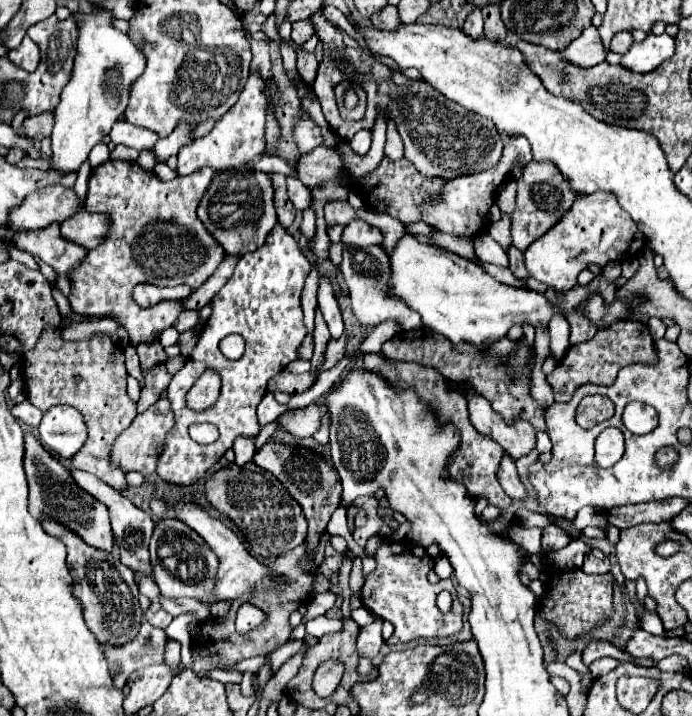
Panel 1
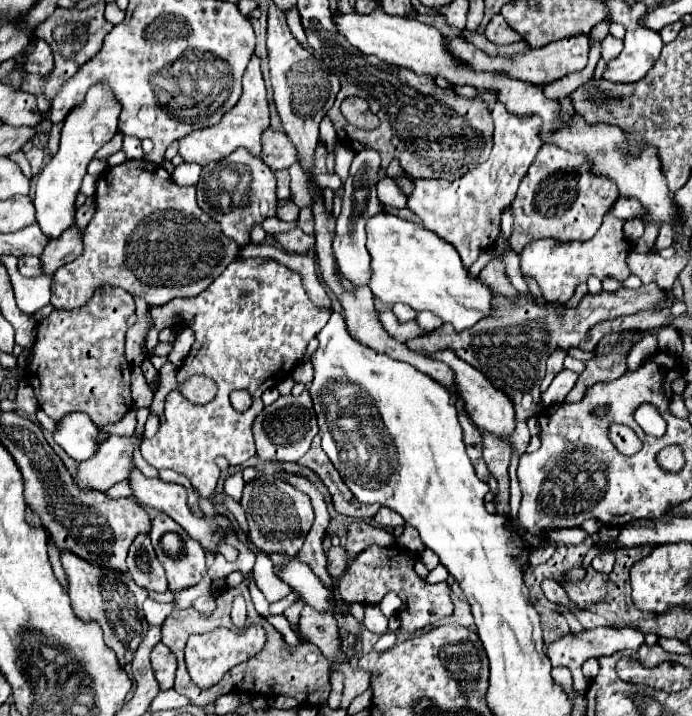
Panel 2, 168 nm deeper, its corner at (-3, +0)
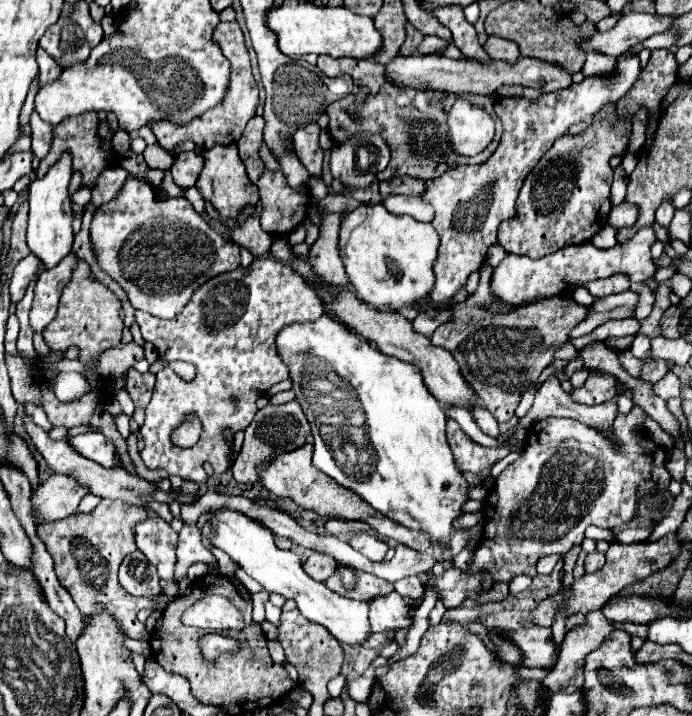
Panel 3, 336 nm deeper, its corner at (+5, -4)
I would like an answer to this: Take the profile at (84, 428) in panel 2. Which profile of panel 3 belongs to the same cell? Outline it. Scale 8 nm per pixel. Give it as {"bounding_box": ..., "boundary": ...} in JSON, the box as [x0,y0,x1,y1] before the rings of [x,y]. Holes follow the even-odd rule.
{"bounding_box":[69,432,115,468],"boundary":[[[85,432],[85,434],[71,436],[69,444],[71,448],[75,448],[75,452],[79,452],[87,460],[93,460],[105,468],[115,466],[113,444],[101,432]]]}

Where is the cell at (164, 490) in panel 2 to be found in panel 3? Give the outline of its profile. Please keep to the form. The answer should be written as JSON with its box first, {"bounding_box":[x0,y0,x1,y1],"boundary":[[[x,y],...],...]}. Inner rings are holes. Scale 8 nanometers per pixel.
{"bounding_box":[25,416,173,522],"boundary":[[[25,416],[25,426],[27,426],[27,434],[33,438],[37,450],[43,454],[43,458],[47,460],[47,464],[49,464],[55,472],[59,472],[59,474],[71,474],[71,476],[77,478],[81,484],[87,484],[89,490],[91,490],[93,494],[101,496],[101,498],[123,500],[123,502],[127,502],[127,504],[147,506],[147,508],[153,510],[157,516],[163,516],[163,518],[169,520],[169,522],[173,520],[173,514],[171,514],[171,510],[169,510],[167,504],[155,504],[153,500],[151,500],[151,504],[143,504],[143,496],[147,496],[147,492],[153,492],[153,482],[149,482],[149,480],[145,480],[145,478],[141,478],[141,476],[129,474],[129,472],[125,472],[125,470],[121,470],[121,468],[103,468],[103,466],[99,466],[99,464],[93,464],[91,460],[87,460],[87,458],[83,458],[81,454],[77,454],[77,452],[69,446],[67,440],[59,440],[59,442],[51,440],[51,438],[47,436],[47,432],[45,432],[41,426],[37,426],[29,416]]]}

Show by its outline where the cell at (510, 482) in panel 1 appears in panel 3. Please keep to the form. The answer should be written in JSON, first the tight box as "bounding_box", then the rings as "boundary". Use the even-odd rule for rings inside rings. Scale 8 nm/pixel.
{"bounding_box":[447,418,510,474],"boundary":[[[451,418],[447,420],[447,438],[455,454],[457,466],[463,472],[481,474],[485,470],[491,470],[501,458],[510,453],[507,448],[485,448],[481,444],[475,444]]]}

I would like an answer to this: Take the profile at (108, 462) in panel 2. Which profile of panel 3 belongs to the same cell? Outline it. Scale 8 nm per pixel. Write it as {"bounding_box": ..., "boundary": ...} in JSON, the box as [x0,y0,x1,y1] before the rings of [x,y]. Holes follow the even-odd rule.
{"bounding_box":[33,474,89,522],"boundary":[[[53,474],[45,484],[33,492],[35,522],[61,520],[77,512],[79,502],[89,494],[89,488],[77,484],[73,476]]]}

